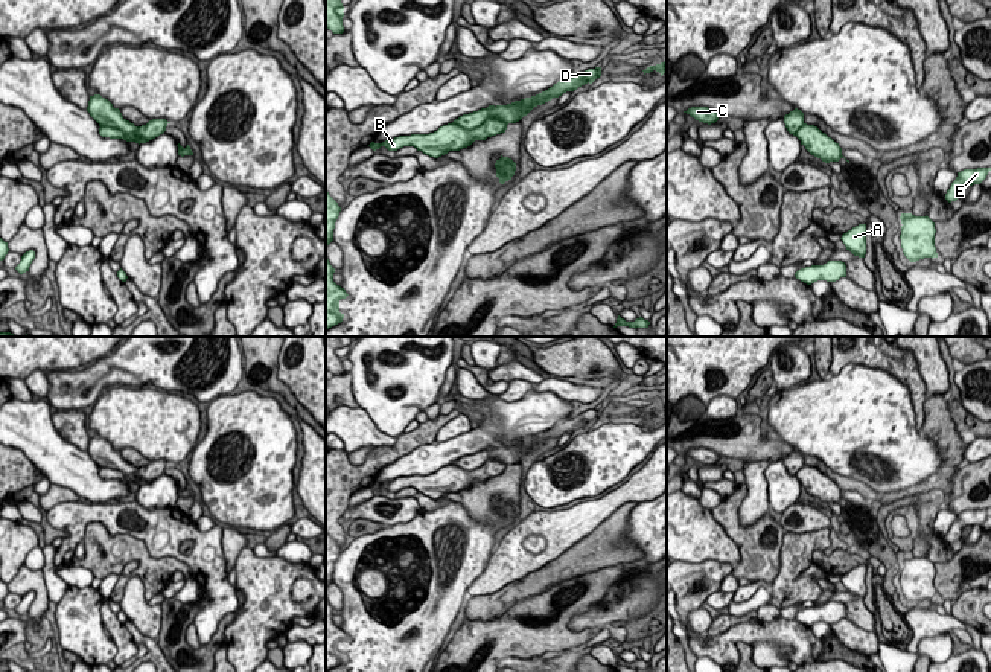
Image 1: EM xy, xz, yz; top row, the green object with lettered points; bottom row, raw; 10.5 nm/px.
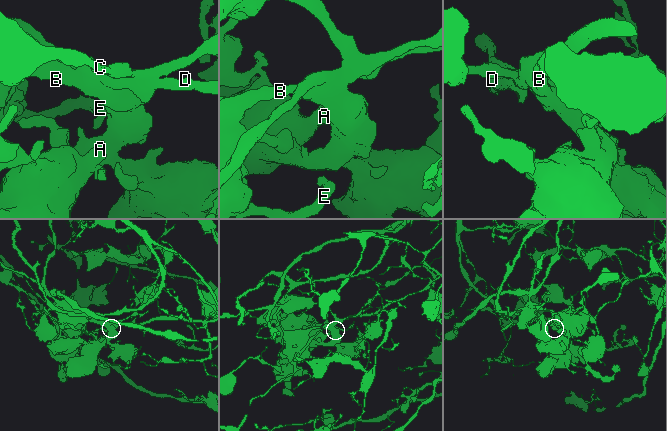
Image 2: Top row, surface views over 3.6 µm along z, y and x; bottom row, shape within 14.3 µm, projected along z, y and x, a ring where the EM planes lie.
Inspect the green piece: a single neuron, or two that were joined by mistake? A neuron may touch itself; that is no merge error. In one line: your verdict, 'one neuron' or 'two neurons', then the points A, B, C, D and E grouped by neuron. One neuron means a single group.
one neuron; groups A B C D E

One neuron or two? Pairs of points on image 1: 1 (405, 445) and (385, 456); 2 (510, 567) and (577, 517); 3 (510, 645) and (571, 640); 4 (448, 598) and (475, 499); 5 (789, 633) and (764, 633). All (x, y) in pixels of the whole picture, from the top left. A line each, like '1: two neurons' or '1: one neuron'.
1: one neuron
2: one neuron
3: one neuron
4: two neurons
5: one neuron

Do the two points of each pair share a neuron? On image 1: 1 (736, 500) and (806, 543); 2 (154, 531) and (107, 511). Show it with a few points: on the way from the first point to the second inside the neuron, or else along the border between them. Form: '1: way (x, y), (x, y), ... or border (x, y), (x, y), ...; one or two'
1: border (786, 532), (781, 541), (778, 567); two
2: way (145, 518), (136, 509), (125, 508), (119, 511); one

